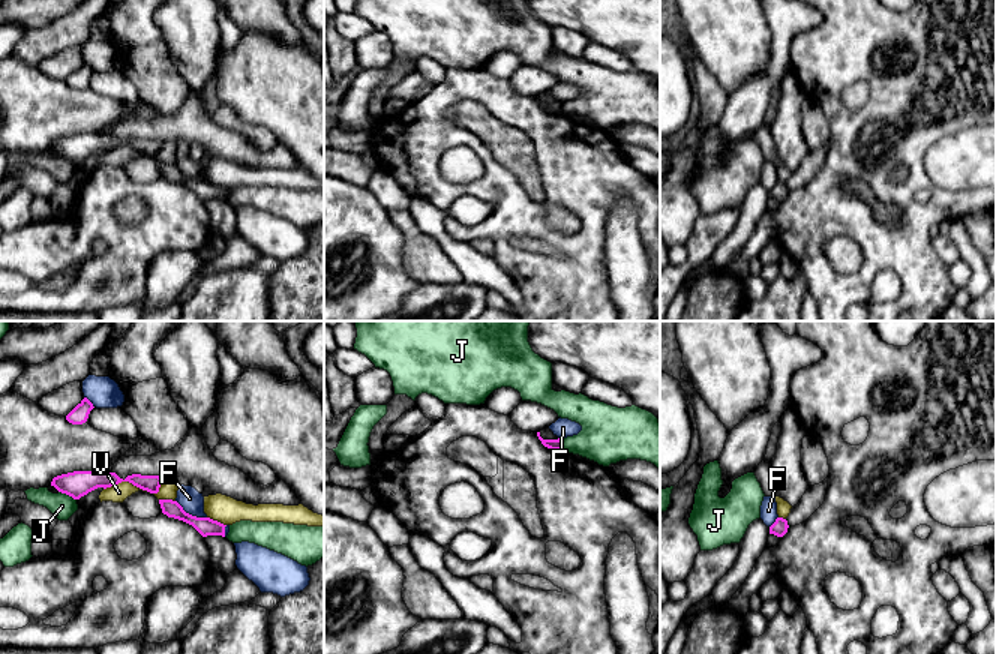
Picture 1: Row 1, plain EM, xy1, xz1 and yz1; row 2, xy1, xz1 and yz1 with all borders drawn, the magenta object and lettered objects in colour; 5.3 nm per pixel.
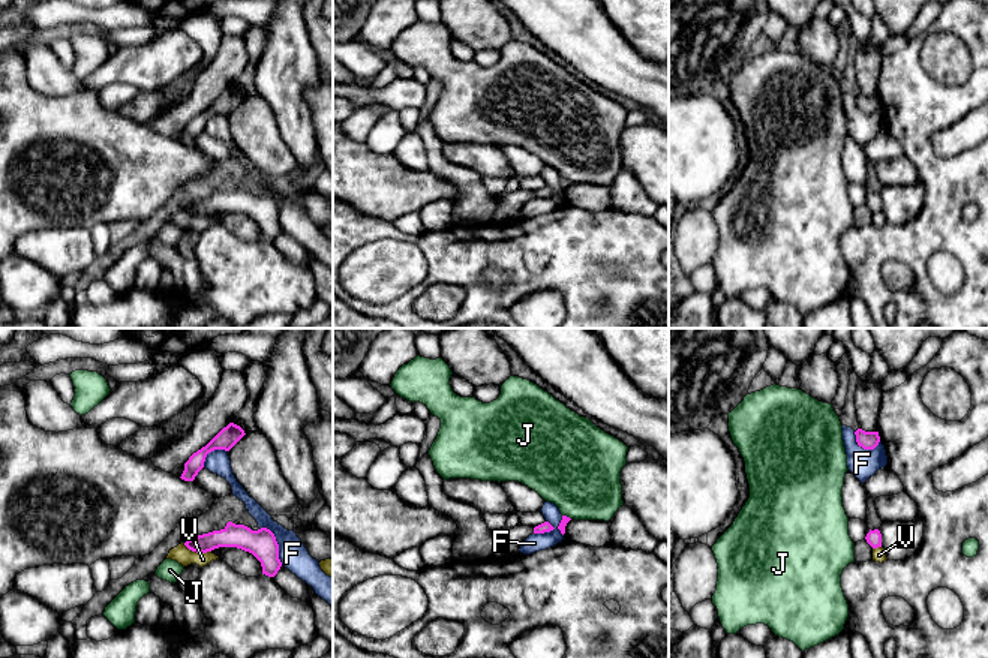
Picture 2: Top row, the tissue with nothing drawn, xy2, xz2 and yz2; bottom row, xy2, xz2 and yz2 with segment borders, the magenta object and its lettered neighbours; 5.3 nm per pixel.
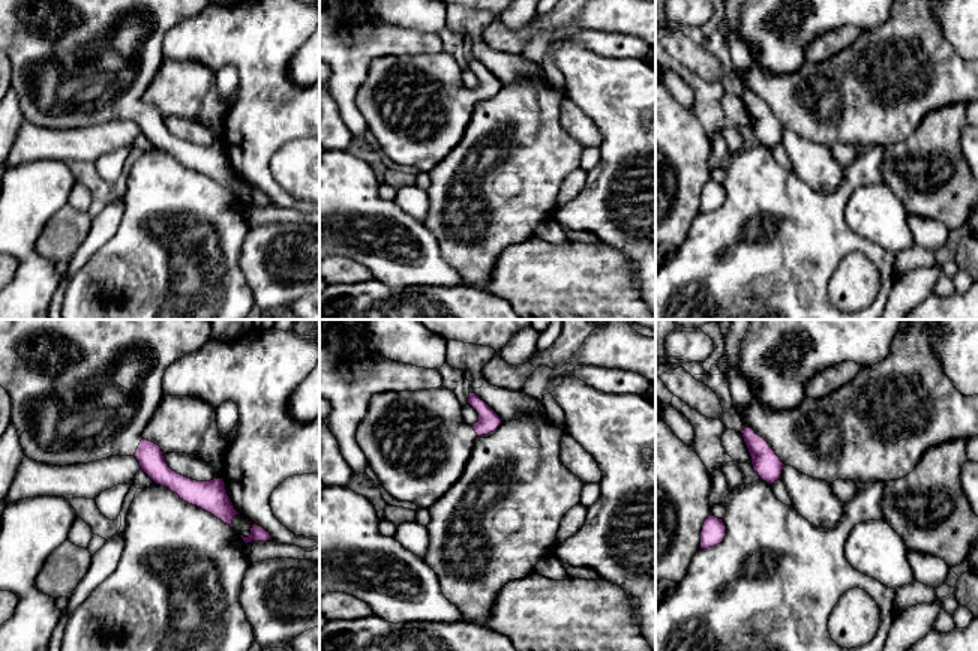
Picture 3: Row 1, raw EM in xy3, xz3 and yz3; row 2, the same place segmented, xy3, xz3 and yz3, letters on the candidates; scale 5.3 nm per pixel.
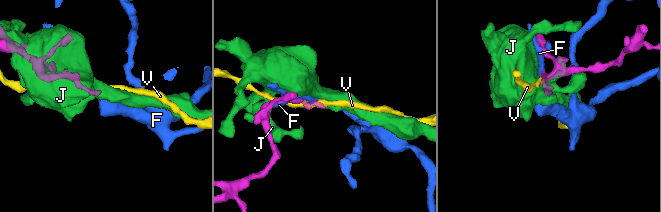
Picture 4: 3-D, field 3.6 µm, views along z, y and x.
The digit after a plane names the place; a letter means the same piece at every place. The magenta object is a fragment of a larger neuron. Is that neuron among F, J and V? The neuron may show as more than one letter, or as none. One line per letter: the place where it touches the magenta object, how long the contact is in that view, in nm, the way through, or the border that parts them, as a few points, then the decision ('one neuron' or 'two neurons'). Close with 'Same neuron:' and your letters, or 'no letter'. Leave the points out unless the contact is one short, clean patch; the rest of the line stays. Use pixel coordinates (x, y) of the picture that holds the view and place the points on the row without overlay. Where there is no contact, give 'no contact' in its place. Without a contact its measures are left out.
F: xz2 (550, 194) | 190 nm | two neurons
J: xy1 (68, 158) | 110 nm | two neurons
V: xy1 (128, 144) | 260 nm | two neurons
Same neuron: no letter

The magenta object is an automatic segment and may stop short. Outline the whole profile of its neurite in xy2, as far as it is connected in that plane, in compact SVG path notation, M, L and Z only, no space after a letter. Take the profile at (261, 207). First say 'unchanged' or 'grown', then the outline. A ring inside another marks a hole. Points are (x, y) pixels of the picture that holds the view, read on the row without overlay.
unchanged; M228 186L223 193L193 201L184 210L196 217L207 217L219 211L241 213L261 226L262 238L268 241L274 241L282 231L279 208L274 198L267 192L252 195L244 189Z

